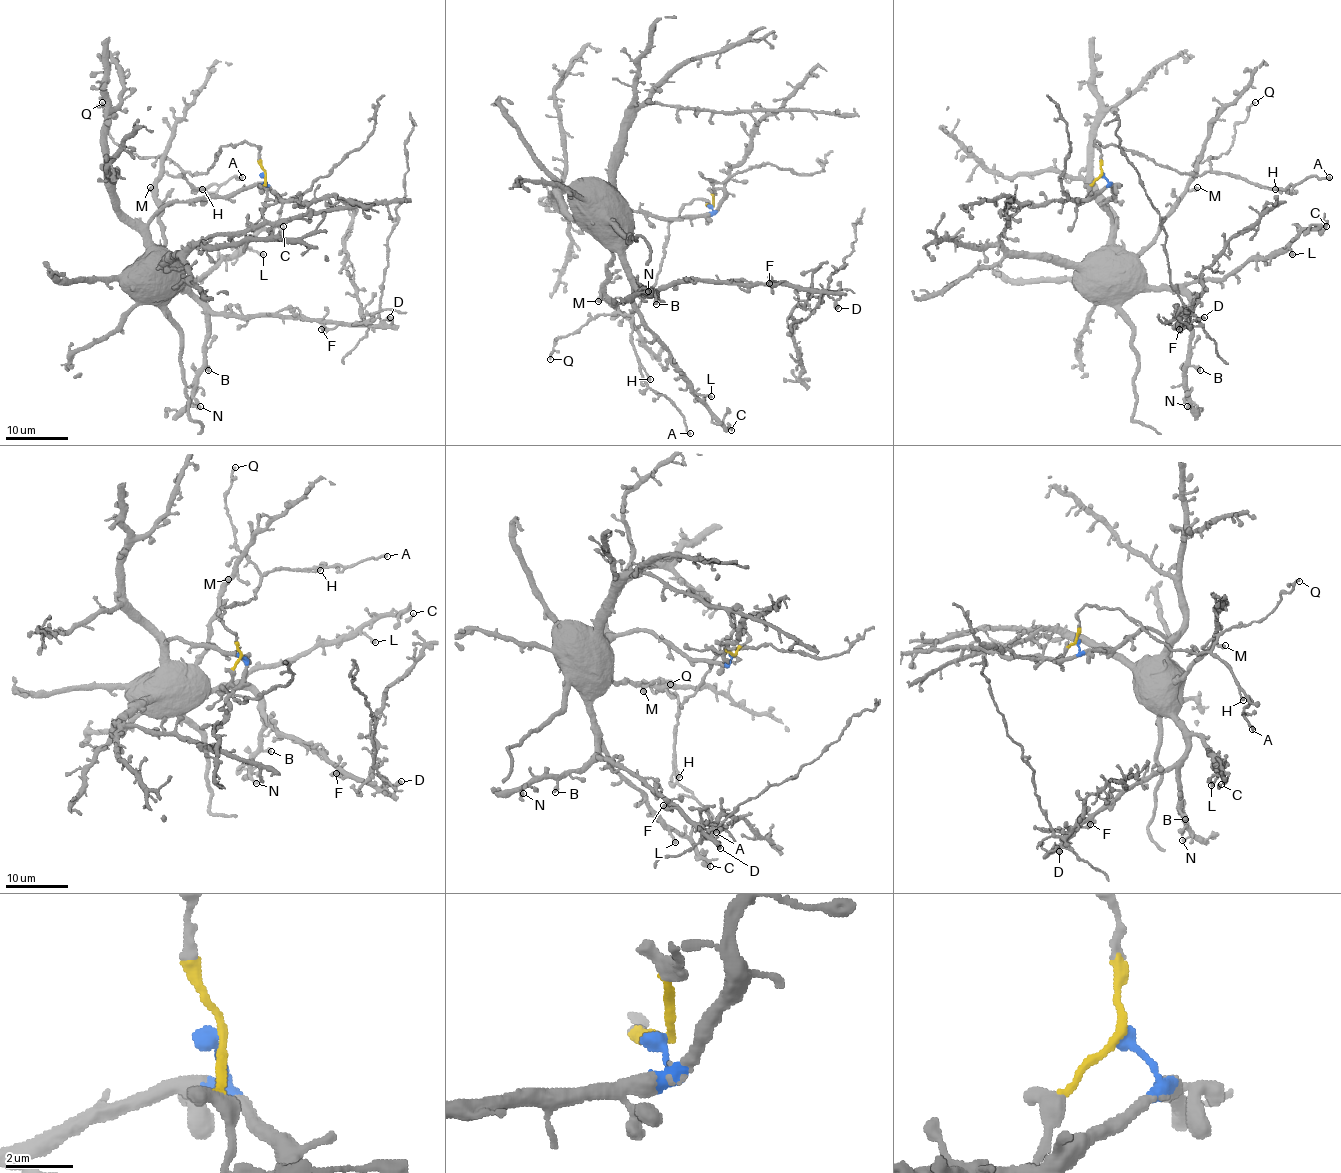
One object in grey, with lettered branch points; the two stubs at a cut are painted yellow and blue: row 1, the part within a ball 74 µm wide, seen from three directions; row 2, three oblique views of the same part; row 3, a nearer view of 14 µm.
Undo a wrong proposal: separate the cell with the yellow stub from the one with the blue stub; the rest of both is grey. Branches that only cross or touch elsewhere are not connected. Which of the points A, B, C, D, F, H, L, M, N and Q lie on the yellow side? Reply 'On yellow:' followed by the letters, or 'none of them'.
On yellow: A, H, Q

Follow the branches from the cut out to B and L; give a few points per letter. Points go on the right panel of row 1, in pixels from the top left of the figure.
B: (1101, 174), (1114, 196), (1106, 202), (1114, 244), (1149, 286), (1173, 286), (1188, 300), (1190, 364), (1199, 370)
L: (1101, 174), (1114, 196), (1106, 202), (1114, 244), (1149, 286), (1220, 280), (1249, 260), (1288, 249), (1293, 255)

